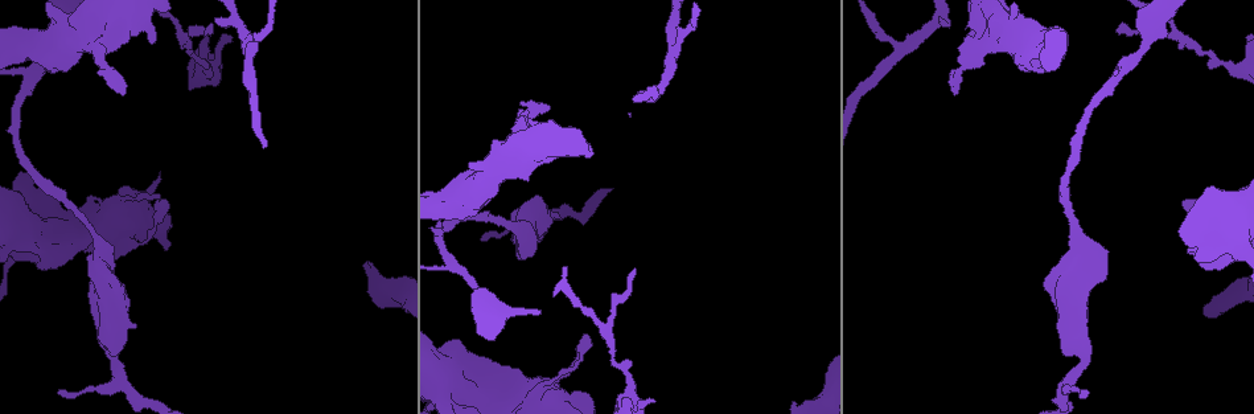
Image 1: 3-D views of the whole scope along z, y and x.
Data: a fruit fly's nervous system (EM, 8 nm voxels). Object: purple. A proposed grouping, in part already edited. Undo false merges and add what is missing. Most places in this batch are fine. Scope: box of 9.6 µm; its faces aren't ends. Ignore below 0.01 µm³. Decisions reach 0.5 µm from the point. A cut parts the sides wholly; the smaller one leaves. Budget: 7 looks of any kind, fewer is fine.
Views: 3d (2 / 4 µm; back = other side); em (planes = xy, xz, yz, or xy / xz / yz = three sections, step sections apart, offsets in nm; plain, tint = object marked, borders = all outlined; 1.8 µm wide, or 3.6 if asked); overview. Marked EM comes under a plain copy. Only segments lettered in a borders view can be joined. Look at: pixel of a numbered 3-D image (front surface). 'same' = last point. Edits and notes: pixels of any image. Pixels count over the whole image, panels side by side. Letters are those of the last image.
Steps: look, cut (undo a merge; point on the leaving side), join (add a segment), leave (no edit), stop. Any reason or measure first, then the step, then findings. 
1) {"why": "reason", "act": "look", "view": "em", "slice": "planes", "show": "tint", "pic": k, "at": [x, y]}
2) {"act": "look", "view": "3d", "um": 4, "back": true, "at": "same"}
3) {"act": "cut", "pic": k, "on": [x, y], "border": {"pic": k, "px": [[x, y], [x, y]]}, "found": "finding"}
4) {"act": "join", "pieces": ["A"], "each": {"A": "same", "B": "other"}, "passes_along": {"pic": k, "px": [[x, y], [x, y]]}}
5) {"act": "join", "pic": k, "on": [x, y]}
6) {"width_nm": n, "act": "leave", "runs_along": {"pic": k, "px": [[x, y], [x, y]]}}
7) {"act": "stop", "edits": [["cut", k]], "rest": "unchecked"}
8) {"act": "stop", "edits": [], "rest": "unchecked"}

{"why": "sudden change in width", "act": "look", "view": "em", "um": 3.6, "slice": "planes", "show": "tint", "pic": 1, "at": [544, 396]}

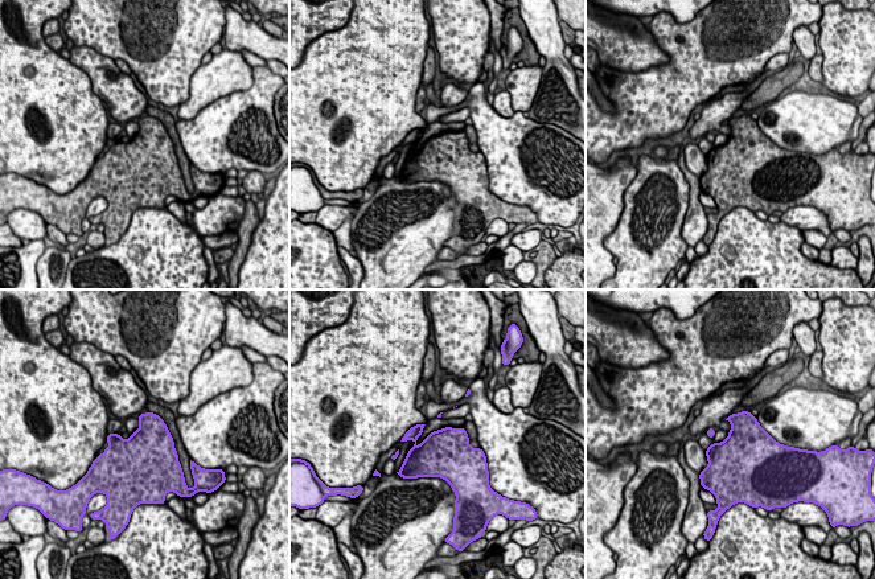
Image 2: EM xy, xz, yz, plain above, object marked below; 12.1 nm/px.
{"why": "what lies round it", "act": "look", "view": "em", "um": 3.6, "slice": "planes", "show": "borders", "at": "same"}

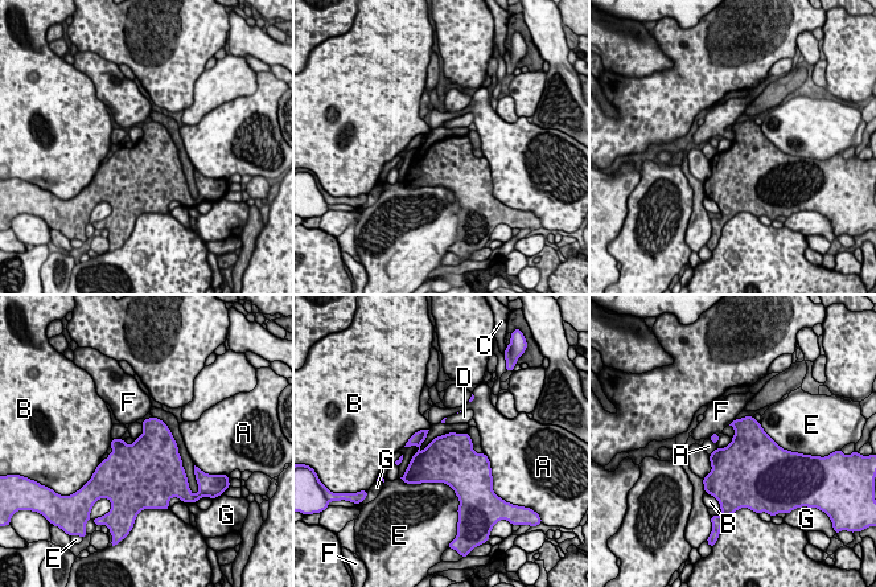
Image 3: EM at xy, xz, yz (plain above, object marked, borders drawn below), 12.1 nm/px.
{"act": "leave", "each": {"A": "other", "B": "other", "C": "other", "D": "other", "E": "other", "F": "other", "G": "other"}, "border": {"pic": 3, "px": [[708, 439], [716, 444]]}, "found": "all the same neuron"}

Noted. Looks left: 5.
{"act": "look", "view": "em", "um": 3.6, "slice": "planes", "show": "tint", "pic": 1, "at": [21, 250]}

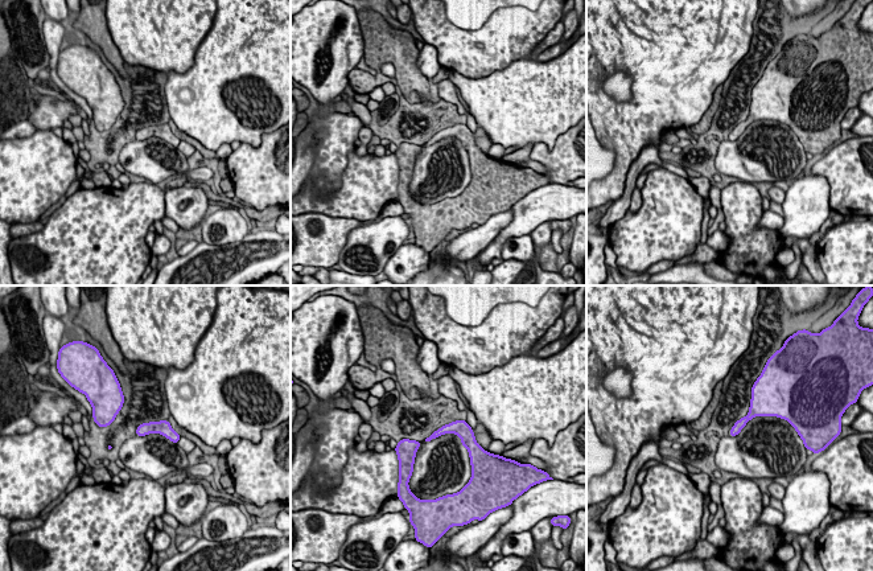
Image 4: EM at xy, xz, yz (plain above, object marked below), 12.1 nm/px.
{"why": "what lies round it", "act": "look", "view": "em", "um": 3.6, "slice": "planes", "show": "borders", "at": "same"}

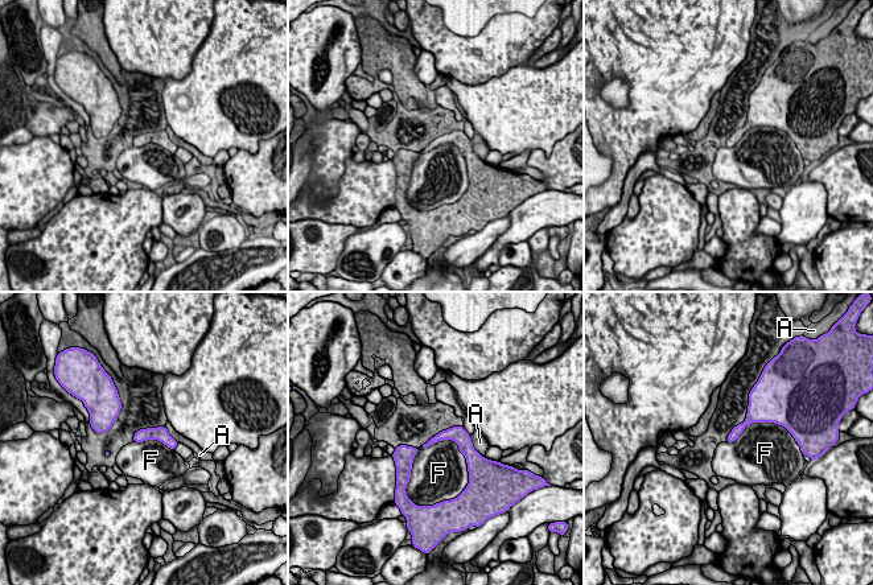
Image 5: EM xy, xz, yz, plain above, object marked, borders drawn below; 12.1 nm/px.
{"longest_contact_nm": ["F", 650], "act": "leave", "each": {"A": "other", "F": "other"}, "border": {"pic": 5, "px": [[421, 447], [453, 440], [469, 472]]}, "found": "continuous, no second neuron"}

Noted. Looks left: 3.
{"act": "look", "view": "em", "slice": "planes", "show": "borders", "pic": 1, "at": [1180, 38]}

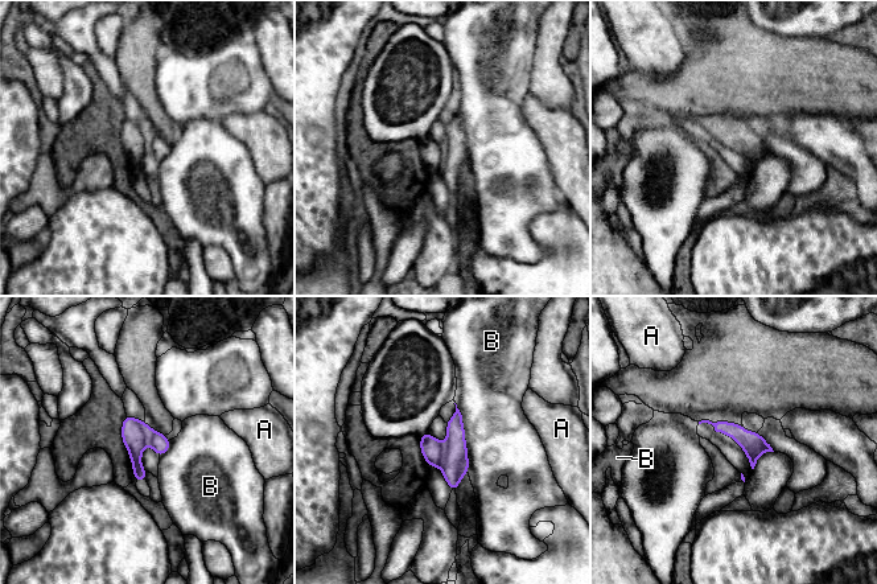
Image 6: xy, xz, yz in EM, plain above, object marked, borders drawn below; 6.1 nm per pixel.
{"width_nm": 150, "act": "cut", "pic": 6, "on": [741, 436], "each": {"A": "other", "B": "other"}, "part_leaving": {"pic": 6, "px": [[724, 424], [745, 443], [753, 460]]}, "found": "two neurons meet here"}

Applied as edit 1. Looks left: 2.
{"act": "stop", "edits": [["cut", 6]], "rest": "unchecked"}

